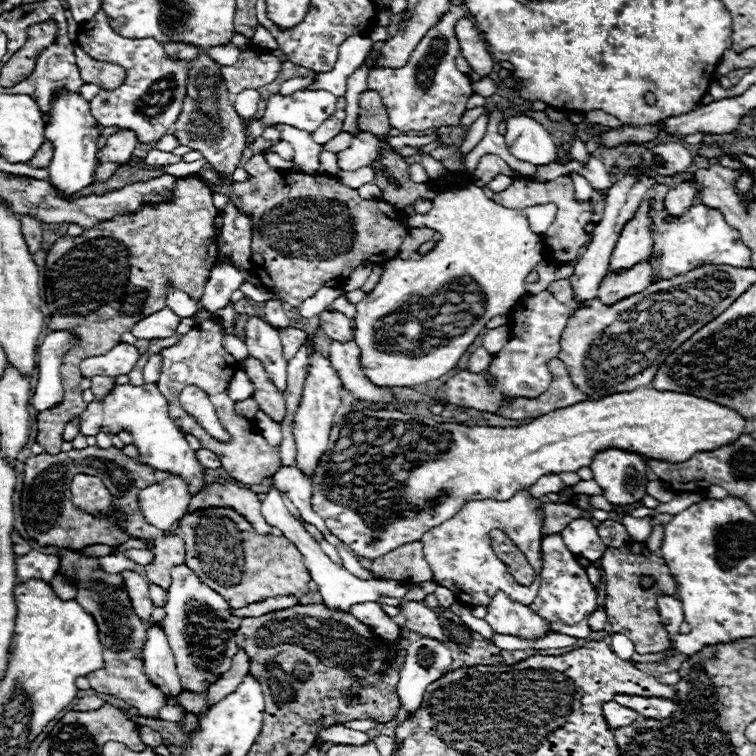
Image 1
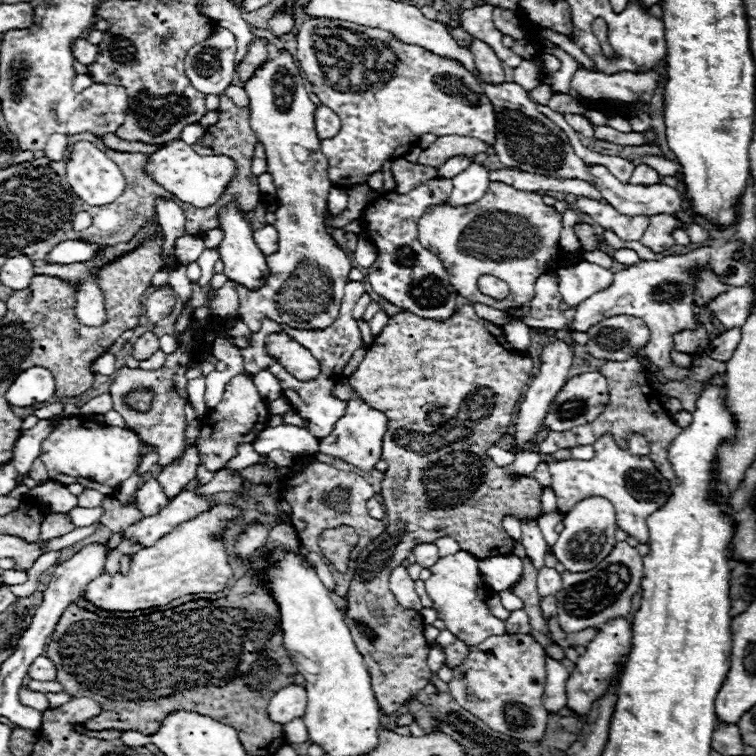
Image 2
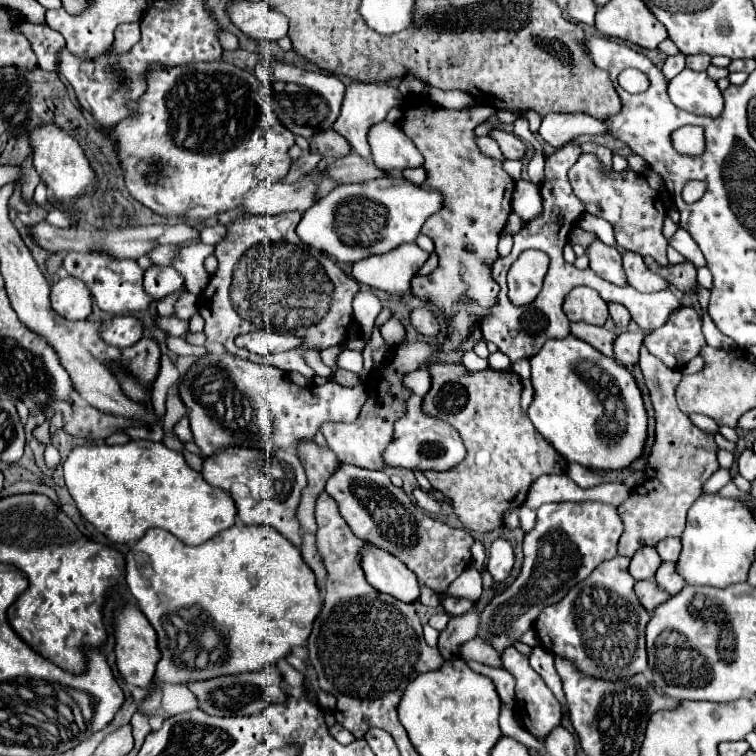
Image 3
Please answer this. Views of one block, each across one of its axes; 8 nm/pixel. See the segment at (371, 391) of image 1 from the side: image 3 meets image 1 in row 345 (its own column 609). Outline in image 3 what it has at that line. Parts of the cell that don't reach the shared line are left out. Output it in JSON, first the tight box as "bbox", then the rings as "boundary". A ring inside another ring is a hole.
{"bbox":[570,322,616,356],"boundary":[[[570,322],[570,332],[576,338],[582,338],[584,342],[590,342],[590,346],[594,346],[604,356],[612,356],[612,342],[616,338],[616,332],[606,330],[602,326],[586,324],[586,322]]]}

